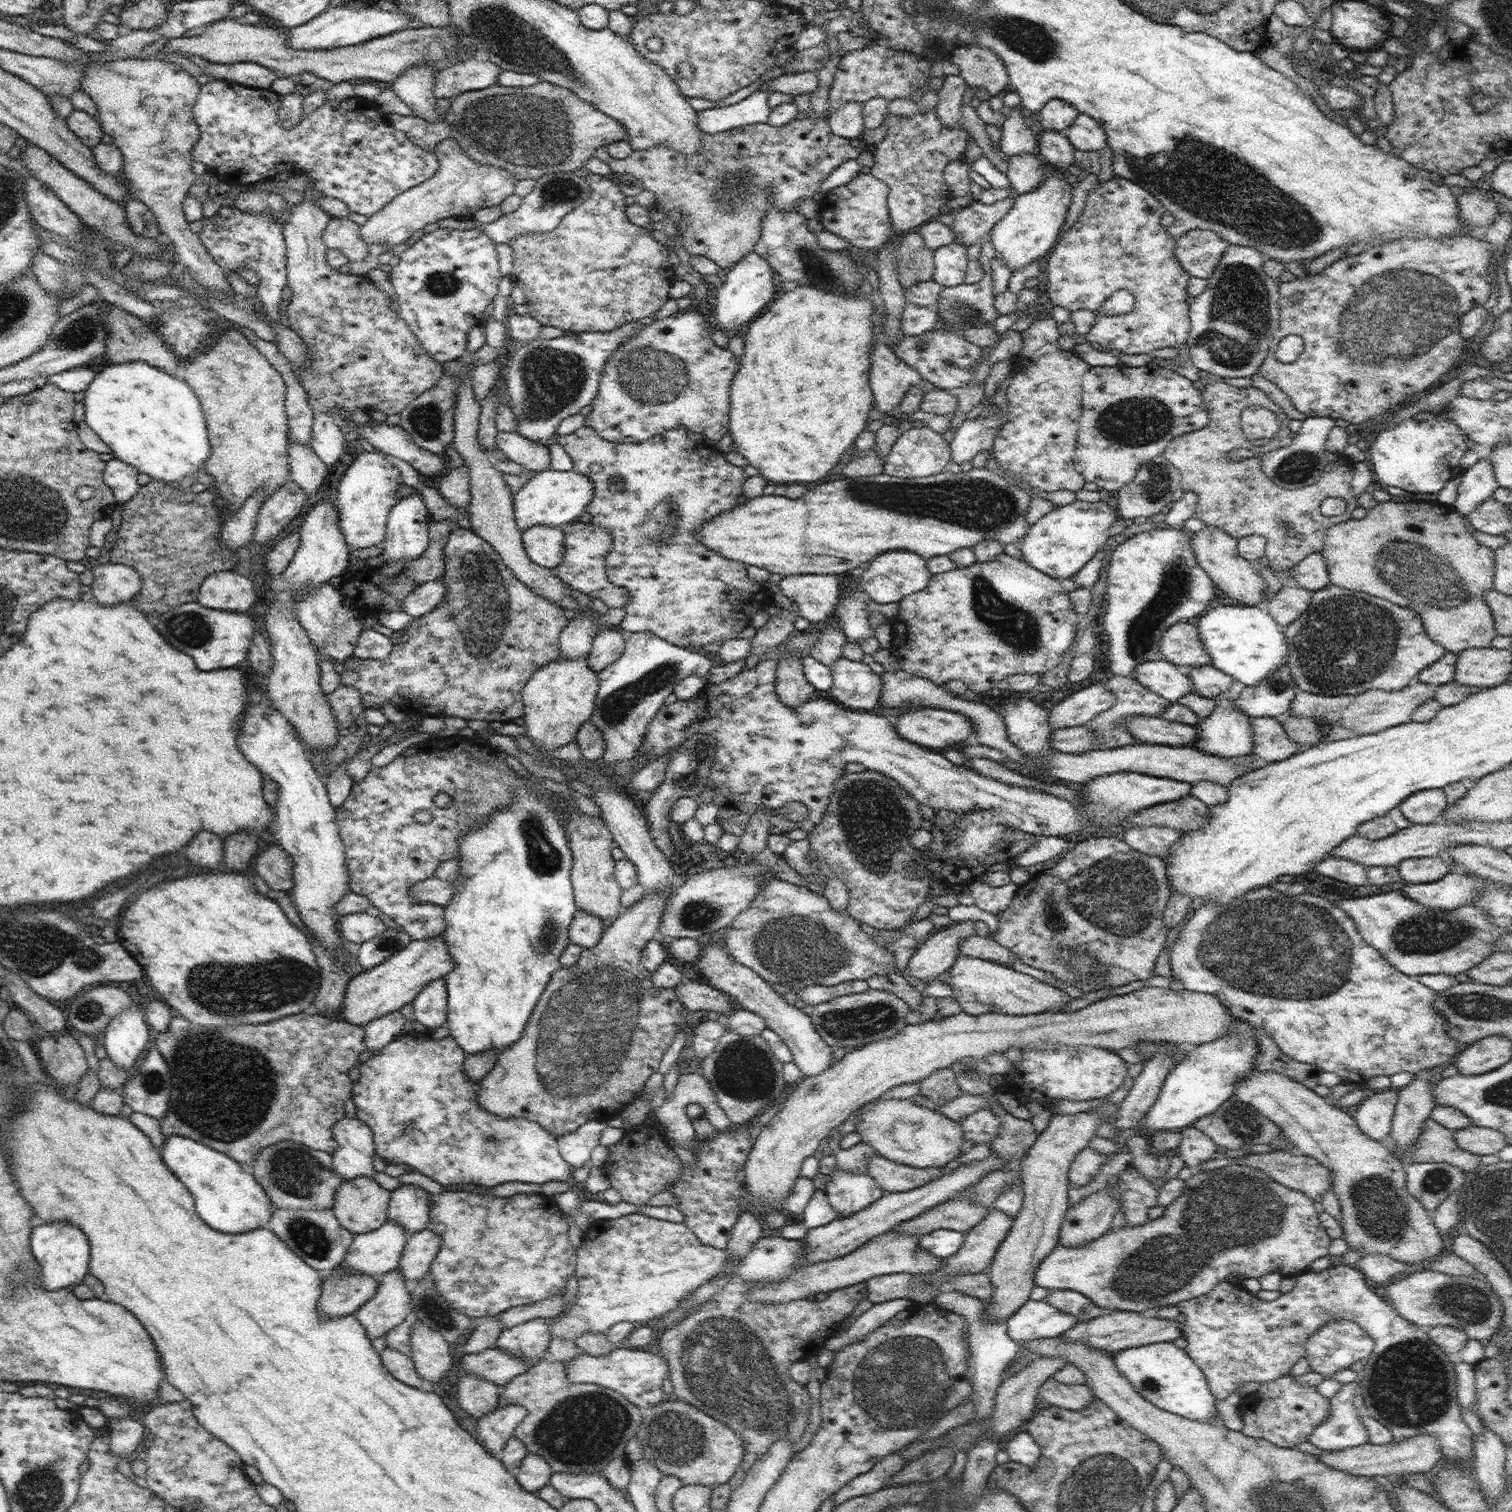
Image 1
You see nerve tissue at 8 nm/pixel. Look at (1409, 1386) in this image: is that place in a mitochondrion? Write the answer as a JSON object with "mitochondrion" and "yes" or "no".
{"mitochondrion":"yes"}

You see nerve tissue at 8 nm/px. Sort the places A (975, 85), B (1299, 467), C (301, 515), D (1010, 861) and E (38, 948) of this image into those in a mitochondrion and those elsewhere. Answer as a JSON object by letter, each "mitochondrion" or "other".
{"A":"other","B":"mitochondrion","C":"other","D":"other","E":"mitochondrion"}

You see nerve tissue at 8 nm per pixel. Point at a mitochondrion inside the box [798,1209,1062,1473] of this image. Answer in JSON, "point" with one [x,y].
{"point":[901,1383]}

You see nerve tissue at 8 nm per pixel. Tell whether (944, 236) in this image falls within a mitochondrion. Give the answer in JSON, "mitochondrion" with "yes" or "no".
{"mitochondrion":"no"}

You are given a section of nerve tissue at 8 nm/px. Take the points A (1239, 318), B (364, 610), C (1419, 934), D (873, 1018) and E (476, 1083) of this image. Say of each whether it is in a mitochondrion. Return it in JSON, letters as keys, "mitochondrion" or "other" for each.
{"A":"mitochondrion","B":"other","C":"mitochondrion","D":"mitochondrion","E":"other"}

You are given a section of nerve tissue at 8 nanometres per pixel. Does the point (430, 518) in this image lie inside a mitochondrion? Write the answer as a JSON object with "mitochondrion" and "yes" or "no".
{"mitochondrion":"no"}

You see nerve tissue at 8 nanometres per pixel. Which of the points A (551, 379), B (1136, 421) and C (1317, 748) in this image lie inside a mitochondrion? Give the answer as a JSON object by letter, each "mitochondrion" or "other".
{"A":"mitochondrion","B":"mitochondrion","C":"other"}

